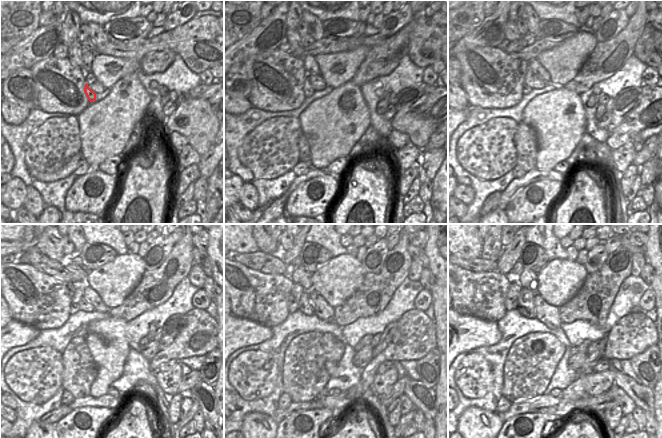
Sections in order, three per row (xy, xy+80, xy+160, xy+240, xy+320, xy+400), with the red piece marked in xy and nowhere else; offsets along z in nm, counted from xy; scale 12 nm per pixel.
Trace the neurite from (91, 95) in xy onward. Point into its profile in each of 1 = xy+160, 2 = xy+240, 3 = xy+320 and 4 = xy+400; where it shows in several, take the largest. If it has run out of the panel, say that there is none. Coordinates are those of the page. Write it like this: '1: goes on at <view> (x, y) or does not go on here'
1: goes on at xy+160 (527, 89)
2: goes on at xy+240 (78, 293)
3: goes on at xy+320 (296, 291)
4: goes on at xy+400 (515, 288)

